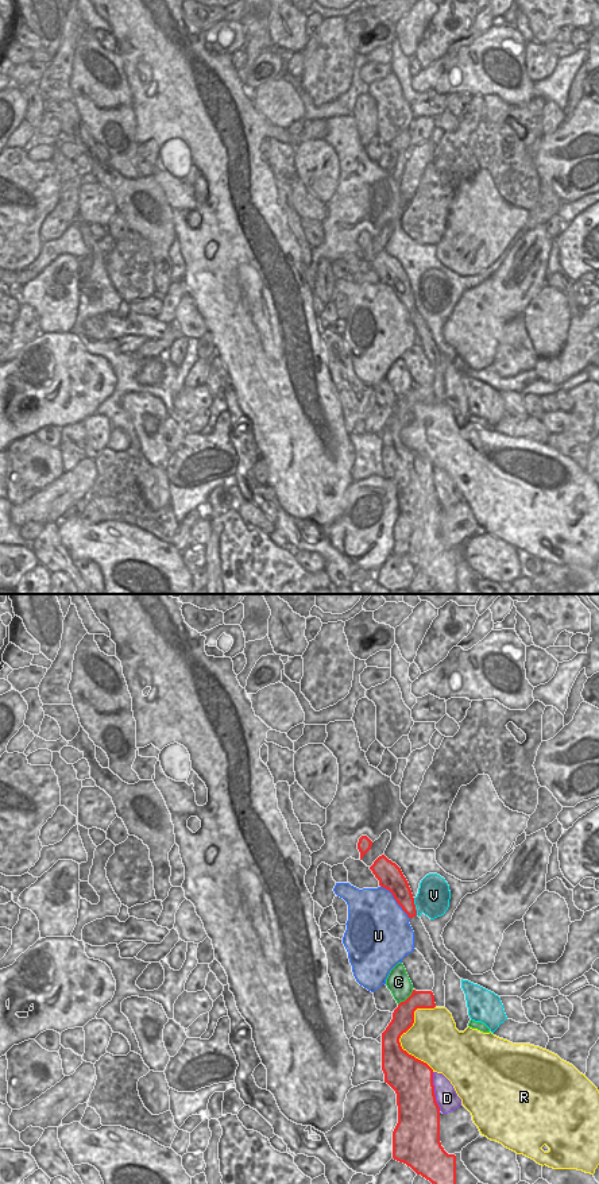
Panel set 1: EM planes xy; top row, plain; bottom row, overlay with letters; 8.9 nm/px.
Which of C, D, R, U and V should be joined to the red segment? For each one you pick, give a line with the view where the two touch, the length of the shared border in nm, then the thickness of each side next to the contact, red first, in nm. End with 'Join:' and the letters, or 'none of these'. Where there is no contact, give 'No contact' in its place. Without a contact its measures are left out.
Join: none of these

